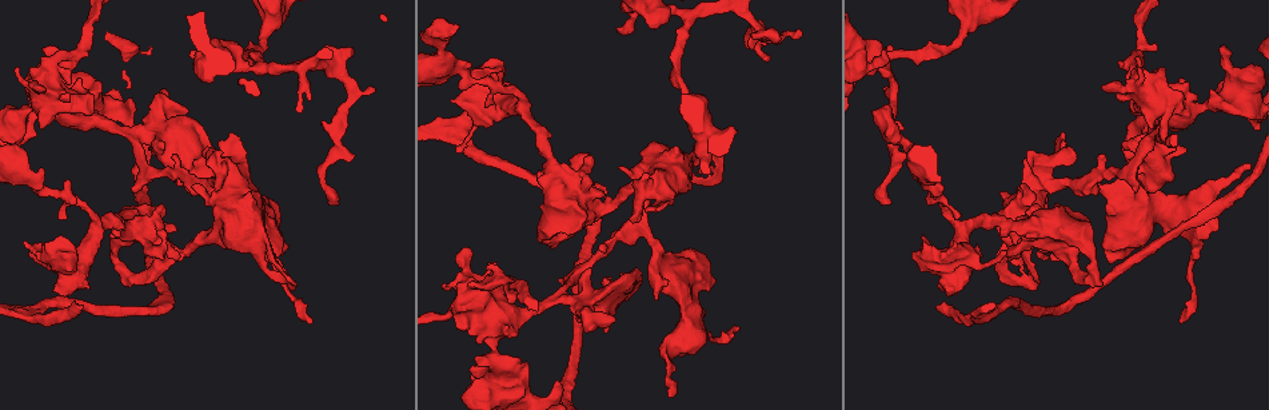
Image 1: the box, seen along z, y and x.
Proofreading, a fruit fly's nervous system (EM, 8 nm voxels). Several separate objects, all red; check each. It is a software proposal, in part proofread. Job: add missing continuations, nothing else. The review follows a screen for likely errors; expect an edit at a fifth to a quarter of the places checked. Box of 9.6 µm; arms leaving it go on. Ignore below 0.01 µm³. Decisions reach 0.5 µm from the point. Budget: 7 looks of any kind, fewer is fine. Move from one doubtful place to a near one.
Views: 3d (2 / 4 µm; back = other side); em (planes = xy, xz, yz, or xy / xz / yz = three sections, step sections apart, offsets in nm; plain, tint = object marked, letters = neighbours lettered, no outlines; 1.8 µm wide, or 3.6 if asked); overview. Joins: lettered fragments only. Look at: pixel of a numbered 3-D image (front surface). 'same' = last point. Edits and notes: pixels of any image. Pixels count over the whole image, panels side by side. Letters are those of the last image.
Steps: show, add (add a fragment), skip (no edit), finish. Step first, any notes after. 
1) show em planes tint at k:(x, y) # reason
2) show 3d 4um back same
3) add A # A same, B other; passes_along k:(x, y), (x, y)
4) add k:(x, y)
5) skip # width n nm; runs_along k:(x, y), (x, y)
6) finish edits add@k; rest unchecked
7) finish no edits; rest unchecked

show 3d 4um at 1:(1139, 67) # an open end

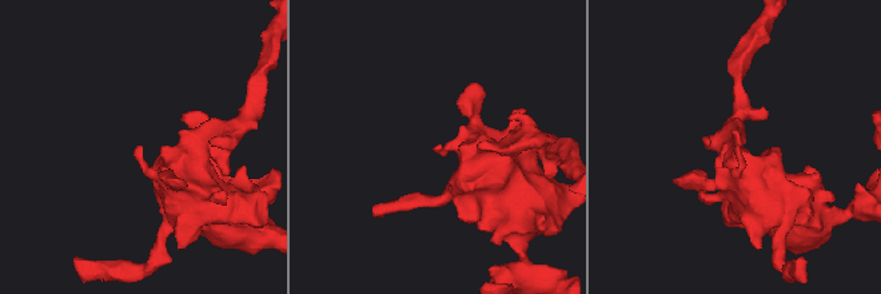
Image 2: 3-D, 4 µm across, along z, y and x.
show em planes letters at 2:(735, 147) # need the tissue

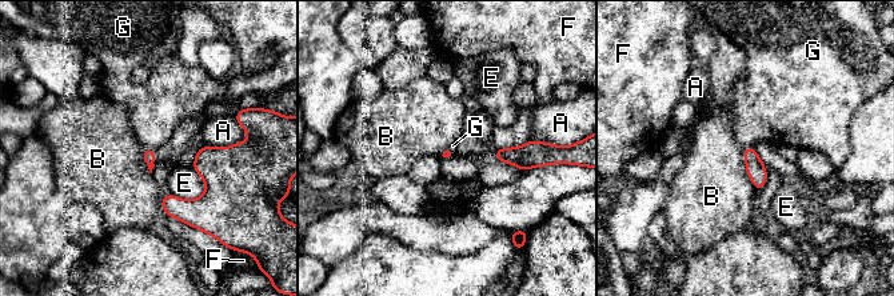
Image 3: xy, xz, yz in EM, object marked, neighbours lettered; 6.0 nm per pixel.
skip # longest_contact B 280 nm; A other, B other, E other, F other, G other; border 3:(743, 148), (746, 174), (757, 192); none of them fits

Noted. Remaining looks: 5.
show 3d 4um at 1:(90, 95) # branch stops here

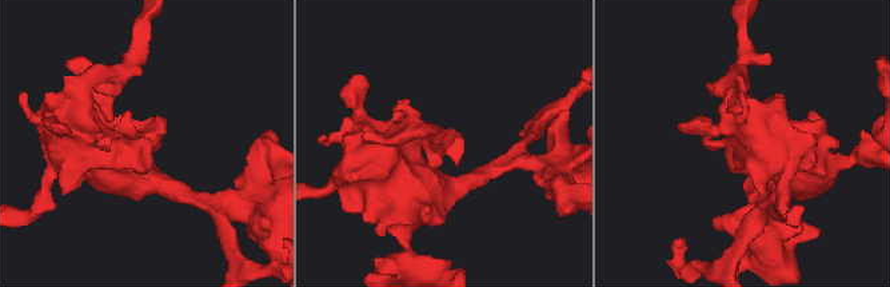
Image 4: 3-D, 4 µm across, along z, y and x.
show em planes letters at 4:(145, 139) # now the EM

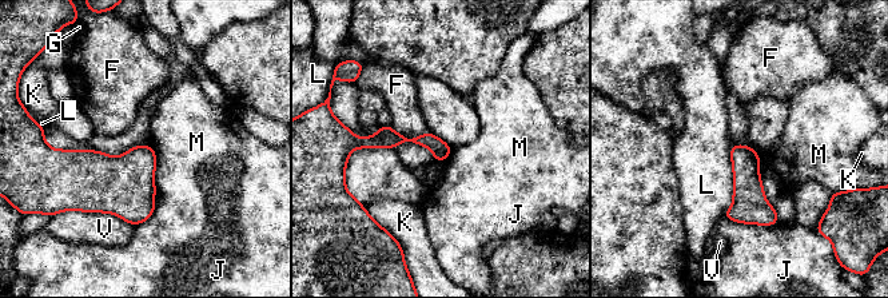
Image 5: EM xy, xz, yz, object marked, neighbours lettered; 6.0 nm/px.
skip # F other, G other, J other, K other, L other, M other, V other; border 5:(733, 144), (732, 205), (721, 217); none of them fits

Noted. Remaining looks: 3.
show 3d 2um at 1:(29, 110) # free end

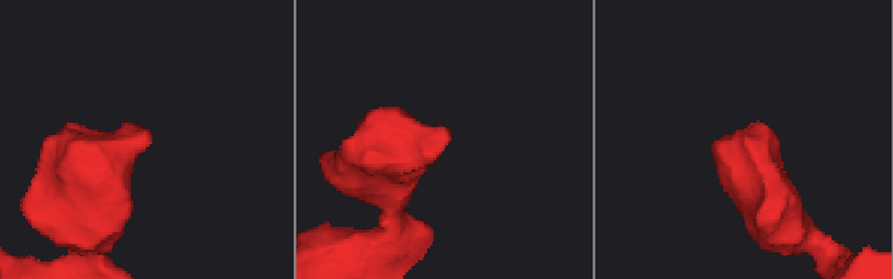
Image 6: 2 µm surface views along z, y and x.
show em planes letters at 6:(442, 128)

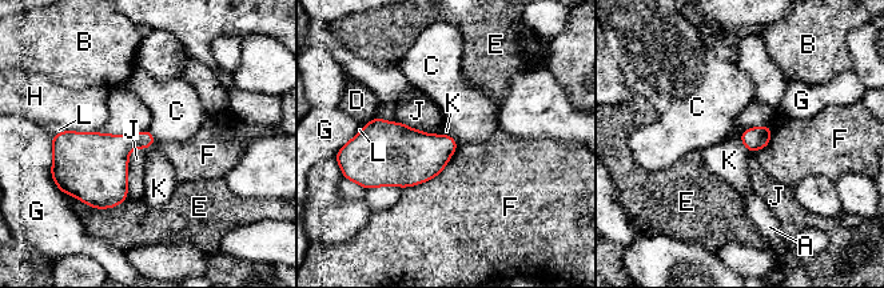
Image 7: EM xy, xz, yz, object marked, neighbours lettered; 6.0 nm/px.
skip # A other, B other, C other, D other, E other, F other, G other, H other, J other, K other, L other; no lettered fragment goes on from it

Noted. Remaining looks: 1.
finish no edits; rest unchecked

